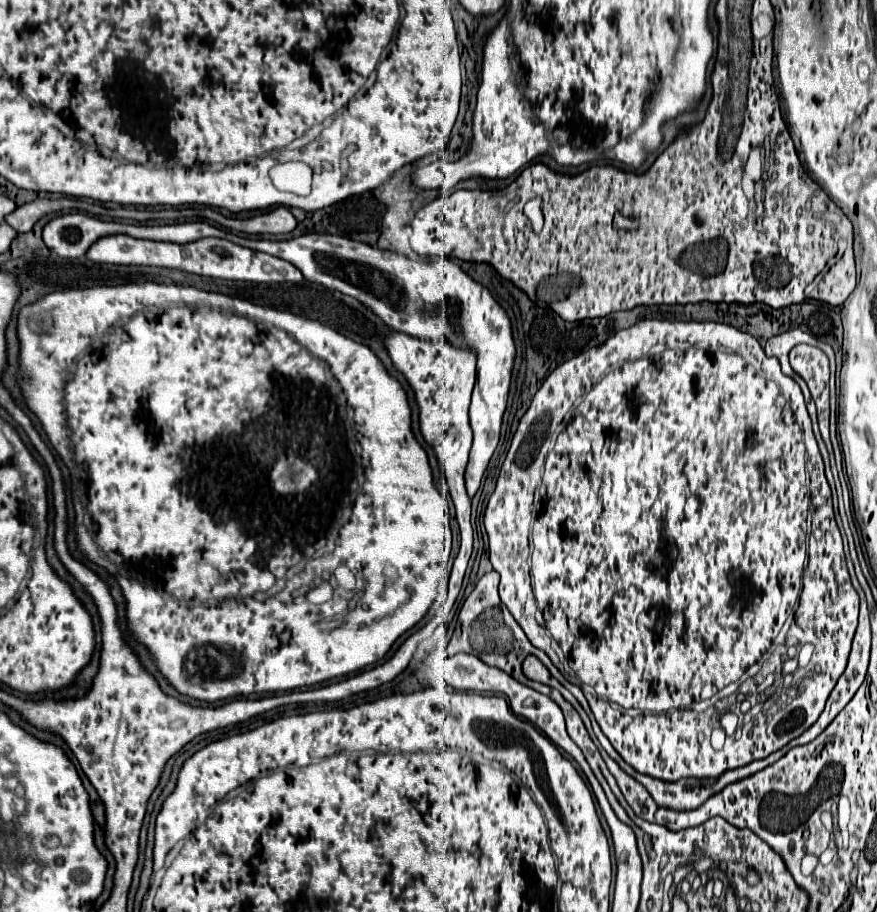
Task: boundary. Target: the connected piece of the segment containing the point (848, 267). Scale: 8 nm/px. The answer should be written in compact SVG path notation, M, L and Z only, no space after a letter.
M847 249L837 265L831 265L823 279L815 285L811 297L829 305L841 305L855 289L855 261L853 251Z

